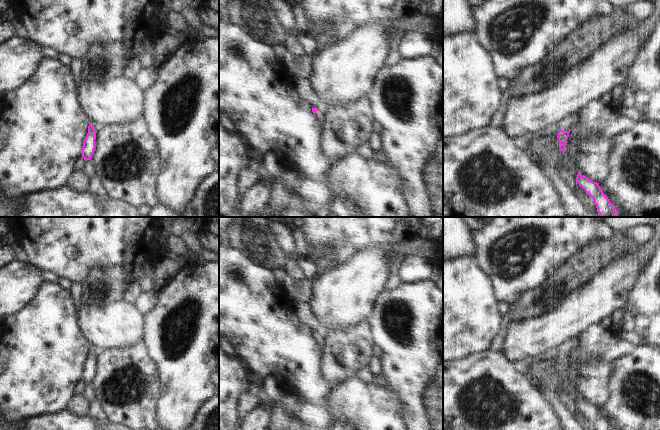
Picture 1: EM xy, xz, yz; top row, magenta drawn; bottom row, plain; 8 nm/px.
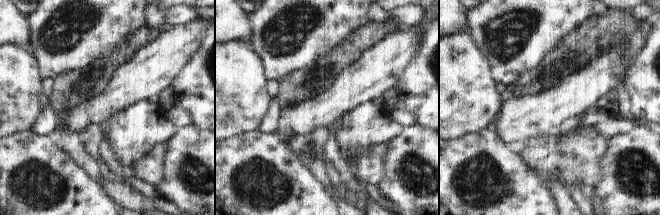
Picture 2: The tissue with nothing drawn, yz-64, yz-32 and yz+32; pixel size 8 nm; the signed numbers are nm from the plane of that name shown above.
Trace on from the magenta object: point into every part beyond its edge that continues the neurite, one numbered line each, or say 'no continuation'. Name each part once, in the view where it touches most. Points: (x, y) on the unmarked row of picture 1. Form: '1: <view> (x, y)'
1: yz (570, 346)

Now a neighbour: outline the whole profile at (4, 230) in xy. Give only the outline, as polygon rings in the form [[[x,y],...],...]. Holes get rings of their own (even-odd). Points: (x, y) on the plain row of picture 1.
[[[0,217],[0,248],[6,246],[7,236],[10,234],[6,217]]]

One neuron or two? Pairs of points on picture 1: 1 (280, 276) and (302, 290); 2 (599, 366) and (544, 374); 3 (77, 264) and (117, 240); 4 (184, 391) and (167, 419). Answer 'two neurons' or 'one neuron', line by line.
1: one neuron
2: one neuron
3: one neuron
4: one neuron

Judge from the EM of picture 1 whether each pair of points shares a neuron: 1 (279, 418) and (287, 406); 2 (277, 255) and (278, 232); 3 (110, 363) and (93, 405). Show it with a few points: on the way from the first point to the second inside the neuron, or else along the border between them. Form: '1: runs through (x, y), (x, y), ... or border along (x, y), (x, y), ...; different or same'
1: runs through (282, 415), (286, 409); same
2: border along (268, 227), (275, 242), (286, 254); different
3: border along (95, 396), (99, 409), (106, 419); different

